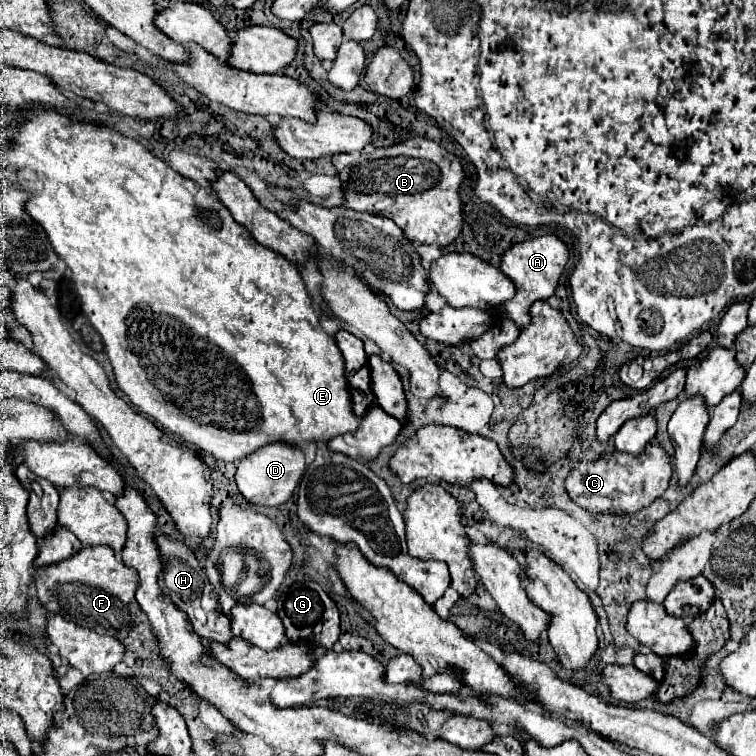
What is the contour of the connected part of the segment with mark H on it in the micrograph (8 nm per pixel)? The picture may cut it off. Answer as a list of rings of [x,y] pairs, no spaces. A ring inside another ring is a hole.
[[[156,535],[156,547],[160,549],[160,561],[164,567],[162,573],[158,575],[158,585],[160,585],[162,593],[166,593],[174,601],[174,605],[188,615],[188,619],[194,627],[194,633],[200,639],[206,639],[210,643],[214,643],[214,641],[228,643],[232,639],[230,619],[222,613],[218,595],[210,587],[208,577],[206,577],[204,569],[198,565],[192,549],[182,539],[170,537],[170,535]]]

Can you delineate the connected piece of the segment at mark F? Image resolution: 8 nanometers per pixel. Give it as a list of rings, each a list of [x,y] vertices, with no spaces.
[[[86,545],[70,559],[34,569],[34,585],[40,603],[50,613],[66,617],[66,621],[74,621],[76,625],[94,629],[100,635],[118,635],[120,631],[126,631],[126,625],[132,625],[134,613],[140,609],[134,599],[138,573],[116,559],[114,551],[106,545]]]

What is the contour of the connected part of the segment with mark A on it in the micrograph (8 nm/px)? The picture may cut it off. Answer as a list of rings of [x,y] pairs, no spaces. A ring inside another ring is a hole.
[[[544,235],[544,237],[538,237],[538,239],[522,241],[522,243],[510,247],[502,255],[500,269],[502,269],[502,273],[506,273],[506,277],[516,287],[516,295],[502,305],[502,313],[506,317],[510,317],[516,323],[516,327],[522,329],[524,325],[530,323],[528,309],[530,309],[530,305],[534,301],[538,301],[538,299],[546,301],[548,297],[554,295],[558,279],[560,279],[560,275],[564,271],[566,261],[568,261],[568,249],[566,249],[566,245],[556,235]]]

